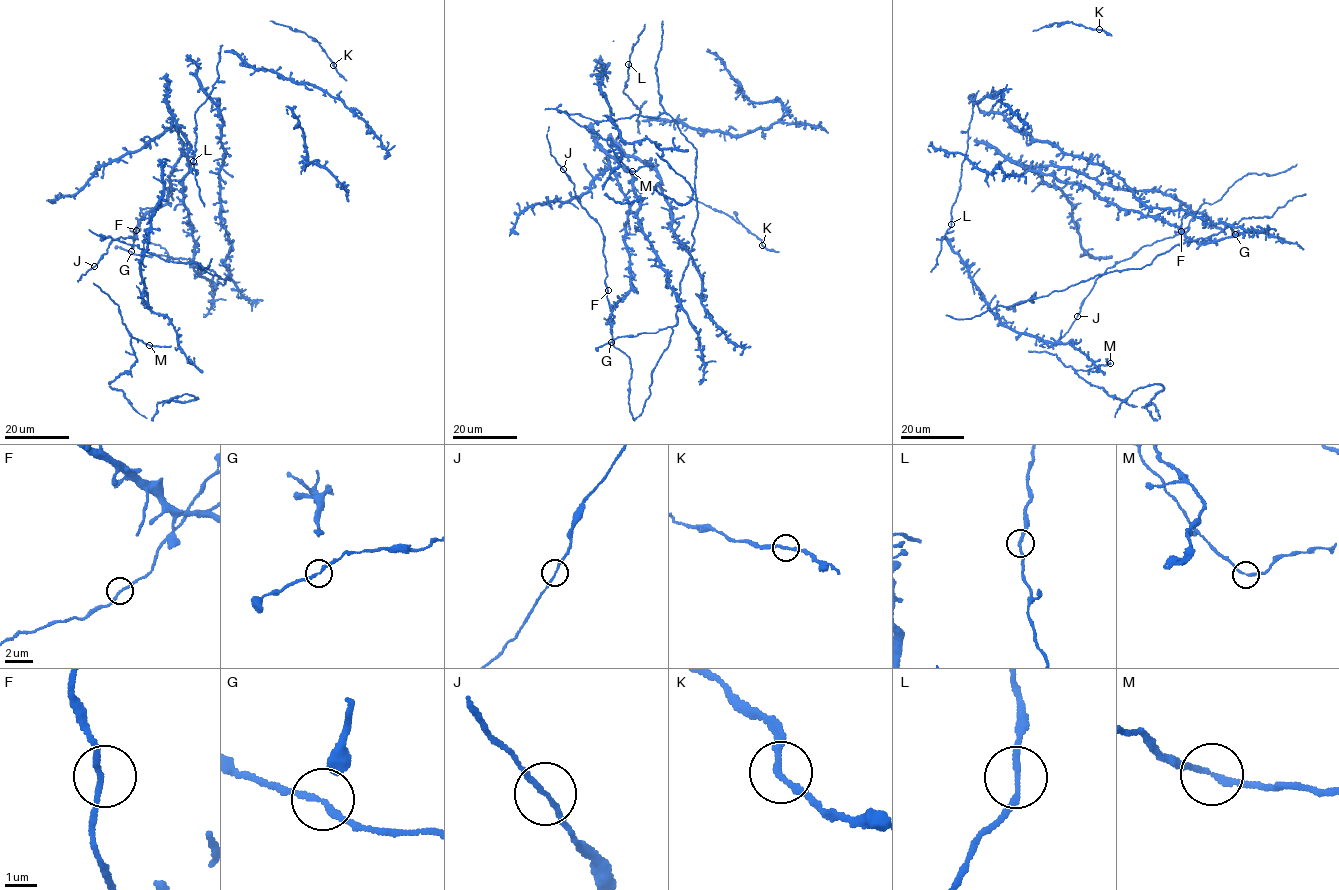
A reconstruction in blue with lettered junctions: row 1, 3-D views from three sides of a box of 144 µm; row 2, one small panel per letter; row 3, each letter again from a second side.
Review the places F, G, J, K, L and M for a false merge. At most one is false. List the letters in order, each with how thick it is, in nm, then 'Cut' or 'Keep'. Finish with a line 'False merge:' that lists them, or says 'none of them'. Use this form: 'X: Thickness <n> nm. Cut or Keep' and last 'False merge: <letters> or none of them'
F: Thickness 180 nm. Keep
G: Thickness 180 nm. Keep
J: Thickness 150 nm. Keep
K: Thickness 200 nm. Keep
L: Thickness 190 nm. Keep
M: Thickness 150 nm. Keep
False merge: none of them

